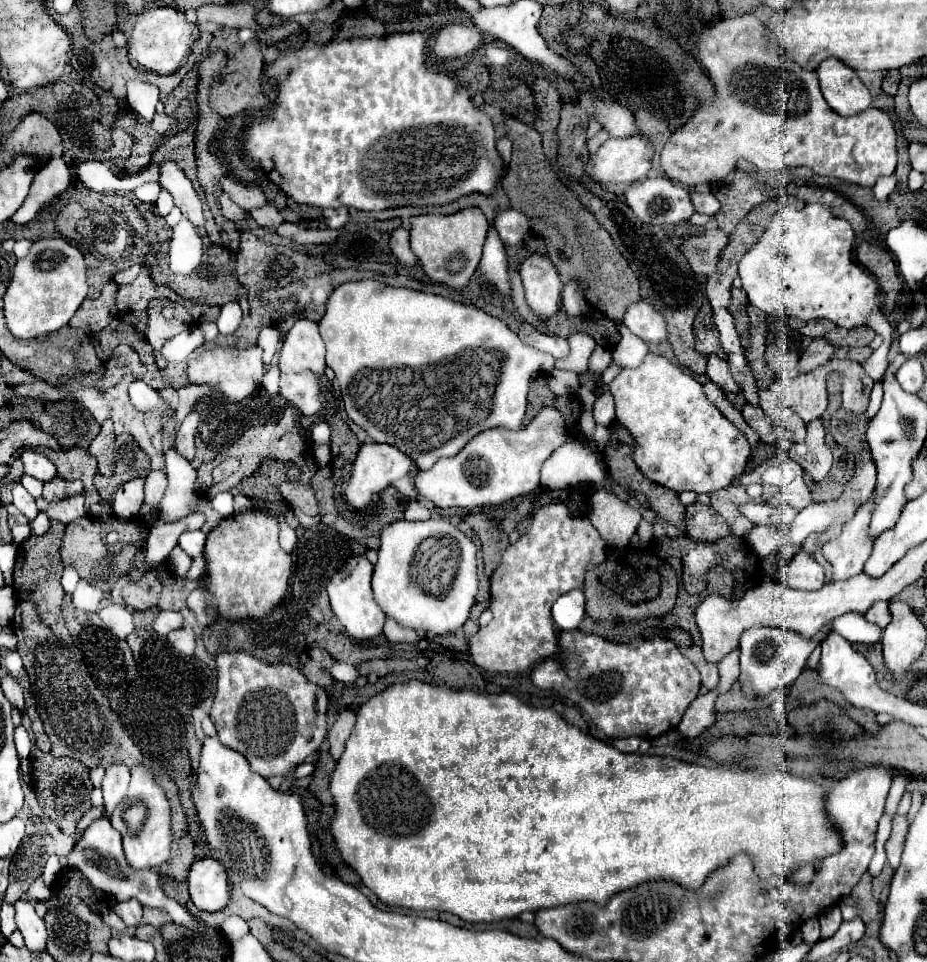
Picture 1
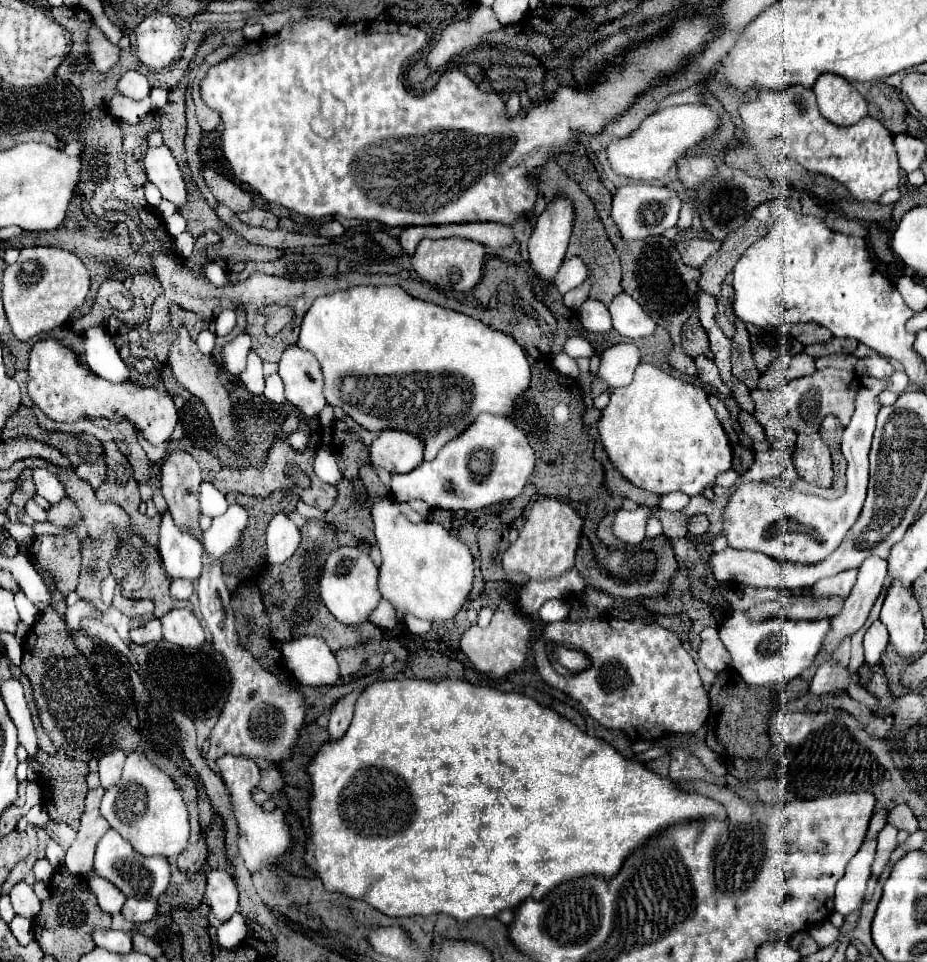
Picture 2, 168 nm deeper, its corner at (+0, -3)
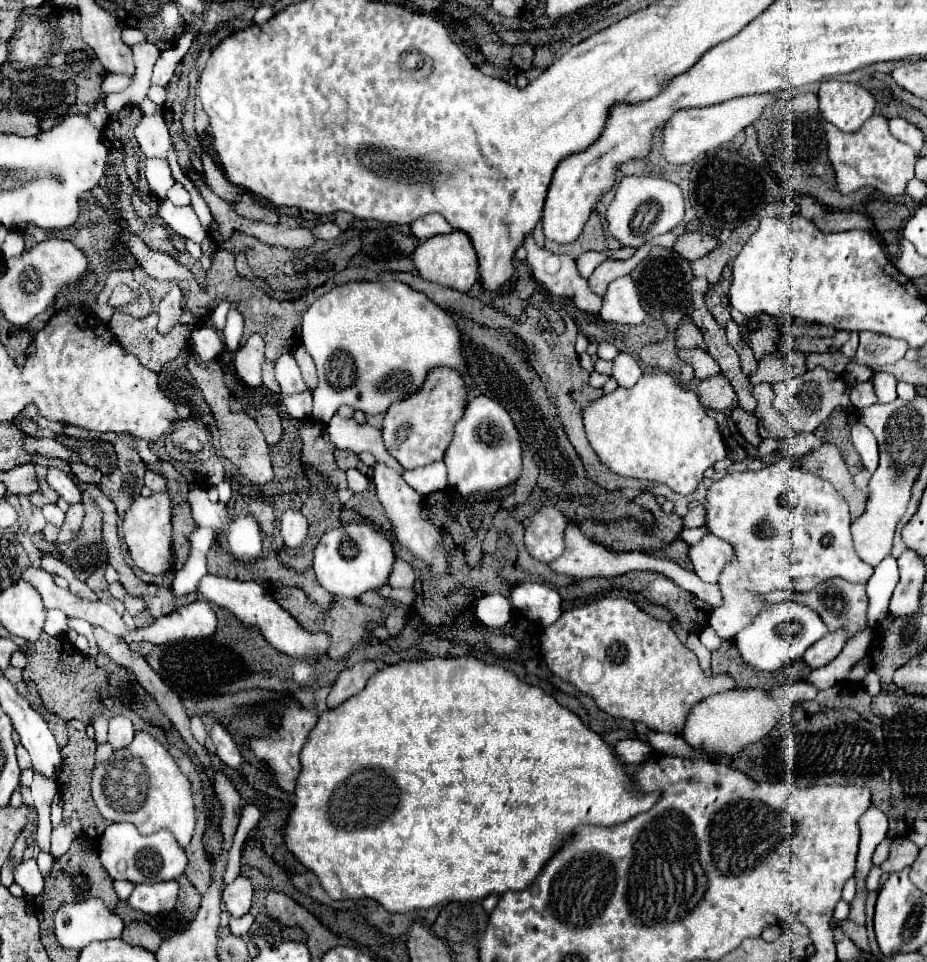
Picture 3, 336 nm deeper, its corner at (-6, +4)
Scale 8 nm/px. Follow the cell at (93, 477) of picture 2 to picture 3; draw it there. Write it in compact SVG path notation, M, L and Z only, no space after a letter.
M82 462L80 464L70 464L70 470L84 484L98 484L100 478L102 478L102 472L98 468L90 468L90 466L82 464Z

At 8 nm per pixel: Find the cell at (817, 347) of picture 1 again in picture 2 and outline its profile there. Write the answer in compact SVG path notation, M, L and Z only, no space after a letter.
M798 353L794 357L784 357L784 359L776 359L768 371L760 377L760 389L774 389L774 385L778 383L786 383L804 375L812 375L816 371L816 359L806 355L806 353Z

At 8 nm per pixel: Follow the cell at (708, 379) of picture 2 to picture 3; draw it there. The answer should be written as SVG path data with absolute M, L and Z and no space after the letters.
M700 348L678 350L678 356L680 356L680 360L684 360L686 364L690 364L694 368L694 376L698 380L720 374L720 368L716 366L716 362L712 362L712 358L710 358L710 354L706 354L706 350L700 350Z

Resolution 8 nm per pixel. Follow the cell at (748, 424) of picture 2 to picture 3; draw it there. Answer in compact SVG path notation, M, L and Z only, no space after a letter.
M734 408L732 414L730 414L730 418L736 422L736 426L738 426L740 434L746 438L746 442L750 442L752 446L758 446L762 442L762 438L756 432L758 422L756 422L754 414L748 414L748 412L740 410L740 408Z

